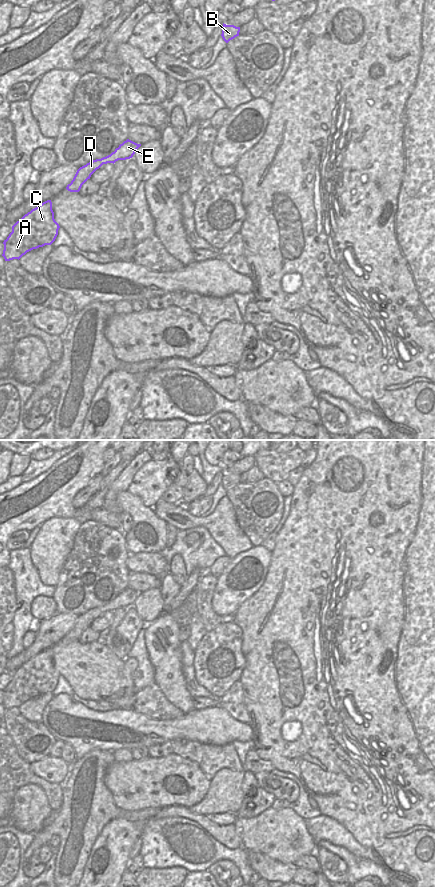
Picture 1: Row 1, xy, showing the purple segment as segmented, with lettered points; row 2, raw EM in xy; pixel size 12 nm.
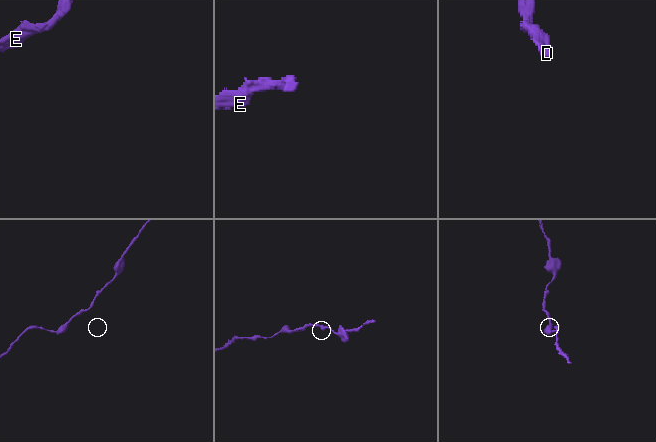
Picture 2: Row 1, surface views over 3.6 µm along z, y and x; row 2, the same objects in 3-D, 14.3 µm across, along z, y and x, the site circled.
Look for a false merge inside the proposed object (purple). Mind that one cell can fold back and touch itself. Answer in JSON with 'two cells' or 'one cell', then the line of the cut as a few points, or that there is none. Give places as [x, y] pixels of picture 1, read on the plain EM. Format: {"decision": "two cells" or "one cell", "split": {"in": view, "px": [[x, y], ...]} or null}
{"decision": "one cell", "split": null}

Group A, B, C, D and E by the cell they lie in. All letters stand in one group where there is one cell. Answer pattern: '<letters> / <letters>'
A B C D E

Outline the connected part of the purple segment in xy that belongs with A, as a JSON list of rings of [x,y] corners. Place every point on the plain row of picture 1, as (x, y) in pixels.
[[[47,648],[25,662],[12,674],[12,680],[4,688],[2,704],[5,709],[20,707],[27,700],[51,693],[60,674],[54,667],[51,648]]]

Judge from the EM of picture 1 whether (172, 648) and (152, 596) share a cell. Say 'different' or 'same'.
different

